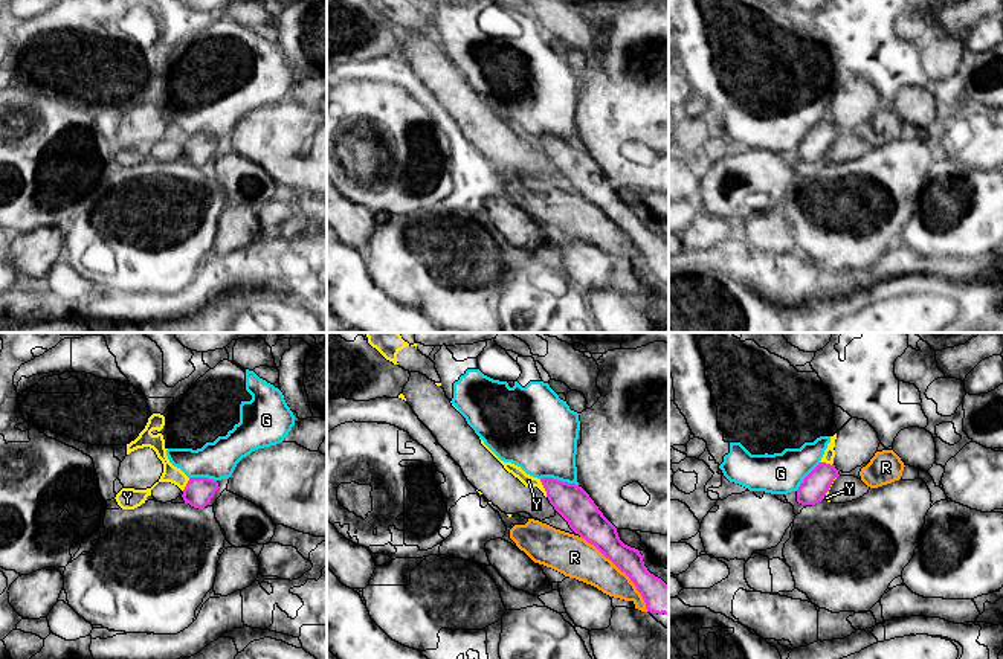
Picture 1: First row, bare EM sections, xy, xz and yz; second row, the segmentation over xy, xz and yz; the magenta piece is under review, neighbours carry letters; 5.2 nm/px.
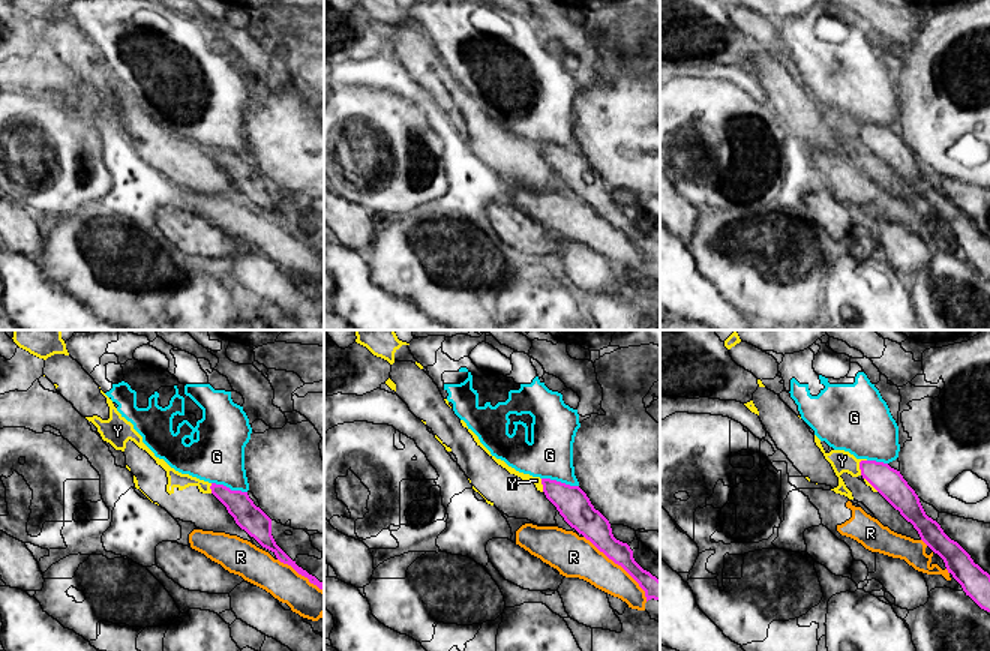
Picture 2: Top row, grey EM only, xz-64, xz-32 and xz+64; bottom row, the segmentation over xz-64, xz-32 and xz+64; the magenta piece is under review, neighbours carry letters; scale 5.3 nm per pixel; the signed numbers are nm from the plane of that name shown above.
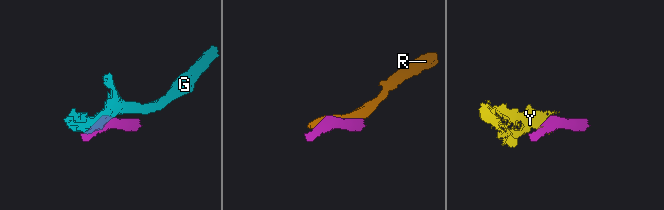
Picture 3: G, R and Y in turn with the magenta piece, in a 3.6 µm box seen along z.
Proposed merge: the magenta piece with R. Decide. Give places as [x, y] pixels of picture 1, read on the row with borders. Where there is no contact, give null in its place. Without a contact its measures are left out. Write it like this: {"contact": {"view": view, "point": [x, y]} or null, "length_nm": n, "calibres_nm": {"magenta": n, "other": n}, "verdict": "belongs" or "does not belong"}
{"contact": {"view": "xz", "point": [622, 571]}, "length_nm": 550, "calibres_nm": {"magenta": 160, "other": 200}, "verdict": "does not belong"}

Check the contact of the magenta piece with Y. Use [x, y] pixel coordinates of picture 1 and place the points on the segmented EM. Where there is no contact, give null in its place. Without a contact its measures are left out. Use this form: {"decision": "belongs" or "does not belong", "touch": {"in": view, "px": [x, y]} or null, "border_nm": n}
{"decision": "does not belong", "touch": {"in": "xz", "px": [544, 487]}, "border_nm": 100}

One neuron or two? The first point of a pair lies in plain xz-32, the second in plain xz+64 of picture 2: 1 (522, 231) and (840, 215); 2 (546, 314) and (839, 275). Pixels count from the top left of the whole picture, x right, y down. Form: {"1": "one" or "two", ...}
{"1": "one", "2": "one"}

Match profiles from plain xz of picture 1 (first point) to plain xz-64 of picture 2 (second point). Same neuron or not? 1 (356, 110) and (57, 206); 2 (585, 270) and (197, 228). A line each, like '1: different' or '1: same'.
1: same
2: different

